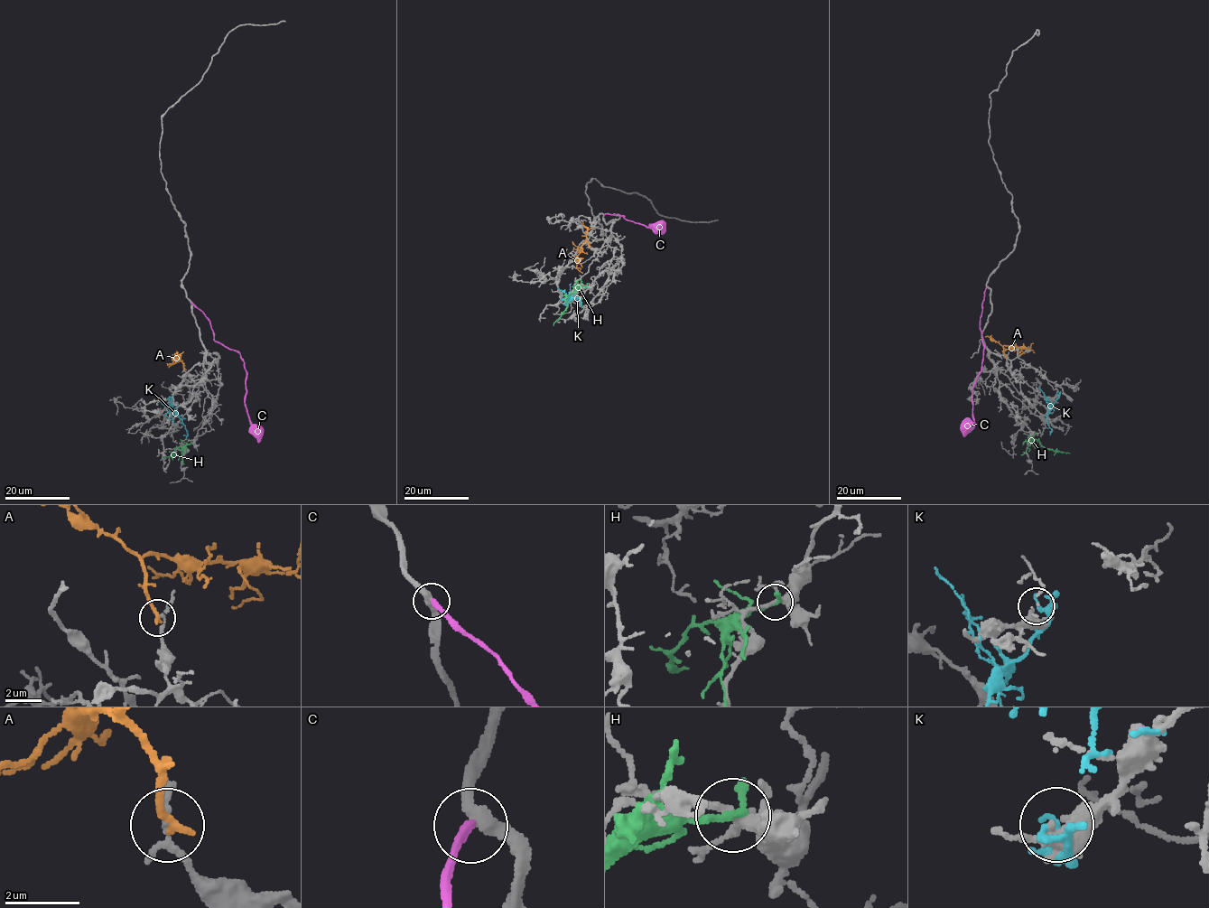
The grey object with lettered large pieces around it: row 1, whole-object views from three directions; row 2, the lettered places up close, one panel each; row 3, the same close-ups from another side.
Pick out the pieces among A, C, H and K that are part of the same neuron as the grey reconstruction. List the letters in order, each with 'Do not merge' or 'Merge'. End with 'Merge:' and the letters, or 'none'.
A: Do not merge
C: Do not merge
H: Do not merge
K: Do not merge
Merge: none

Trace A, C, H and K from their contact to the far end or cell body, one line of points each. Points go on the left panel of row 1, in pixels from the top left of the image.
A: (184, 369), (183, 363), (177, 359), (173, 359), (177, 361), (168, 367)
C: (191, 302), (209, 322), (213, 339), (239, 354), (246, 378), (245, 401), (250, 425), (253, 433), (260, 433)
H: (191, 444), (176, 448), (172, 452), (175, 455), (163, 457)
K: (169, 399), (187, 434), (183, 435)

